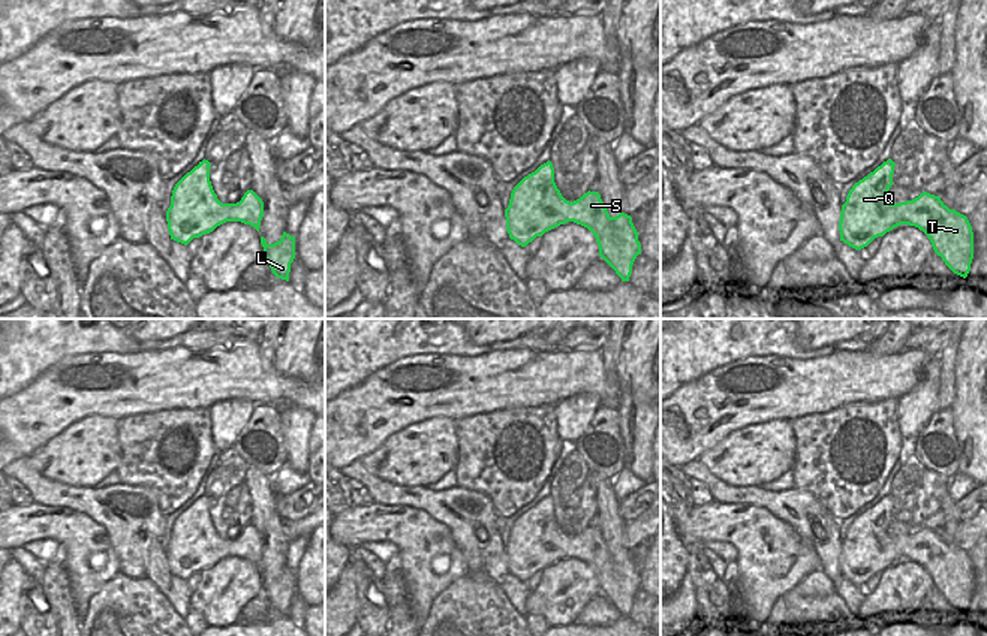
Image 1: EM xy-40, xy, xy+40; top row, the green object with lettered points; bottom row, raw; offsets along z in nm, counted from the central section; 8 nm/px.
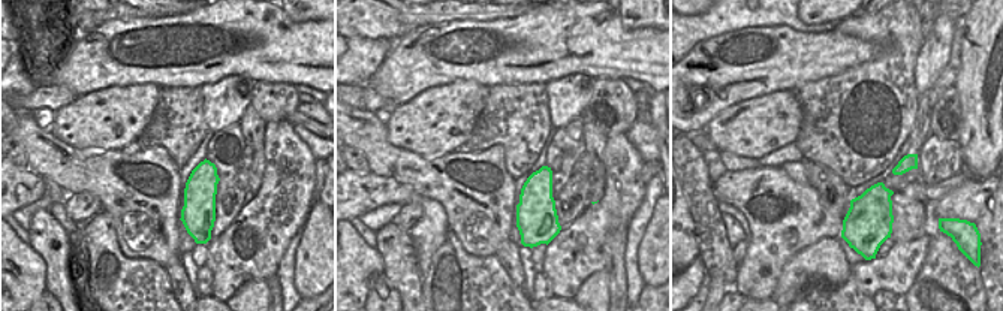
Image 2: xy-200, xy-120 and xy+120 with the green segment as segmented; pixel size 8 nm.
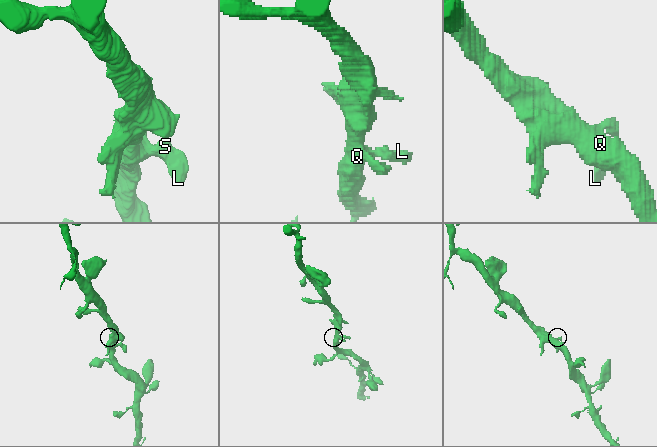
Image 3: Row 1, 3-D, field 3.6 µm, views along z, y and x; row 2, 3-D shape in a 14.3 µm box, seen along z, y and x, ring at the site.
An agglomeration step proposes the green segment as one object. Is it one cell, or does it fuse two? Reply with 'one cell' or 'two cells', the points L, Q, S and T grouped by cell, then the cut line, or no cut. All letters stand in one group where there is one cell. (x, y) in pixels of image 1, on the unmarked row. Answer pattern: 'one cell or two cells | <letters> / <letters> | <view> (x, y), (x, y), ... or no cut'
one cell | L Q S T | no cut

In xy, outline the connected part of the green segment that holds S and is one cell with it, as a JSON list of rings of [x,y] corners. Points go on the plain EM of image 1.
[[[550,495],[514,522],[505,552],[509,573],[521,582],[568,557],[587,563],[596,573],[599,591],[622,617],[629,617],[632,600],[641,590],[632,552],[625,548],[611,552],[598,527],[566,536],[554,518]]]

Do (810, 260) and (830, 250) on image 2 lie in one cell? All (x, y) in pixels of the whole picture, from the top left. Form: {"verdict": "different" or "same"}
{"verdict": "same"}

